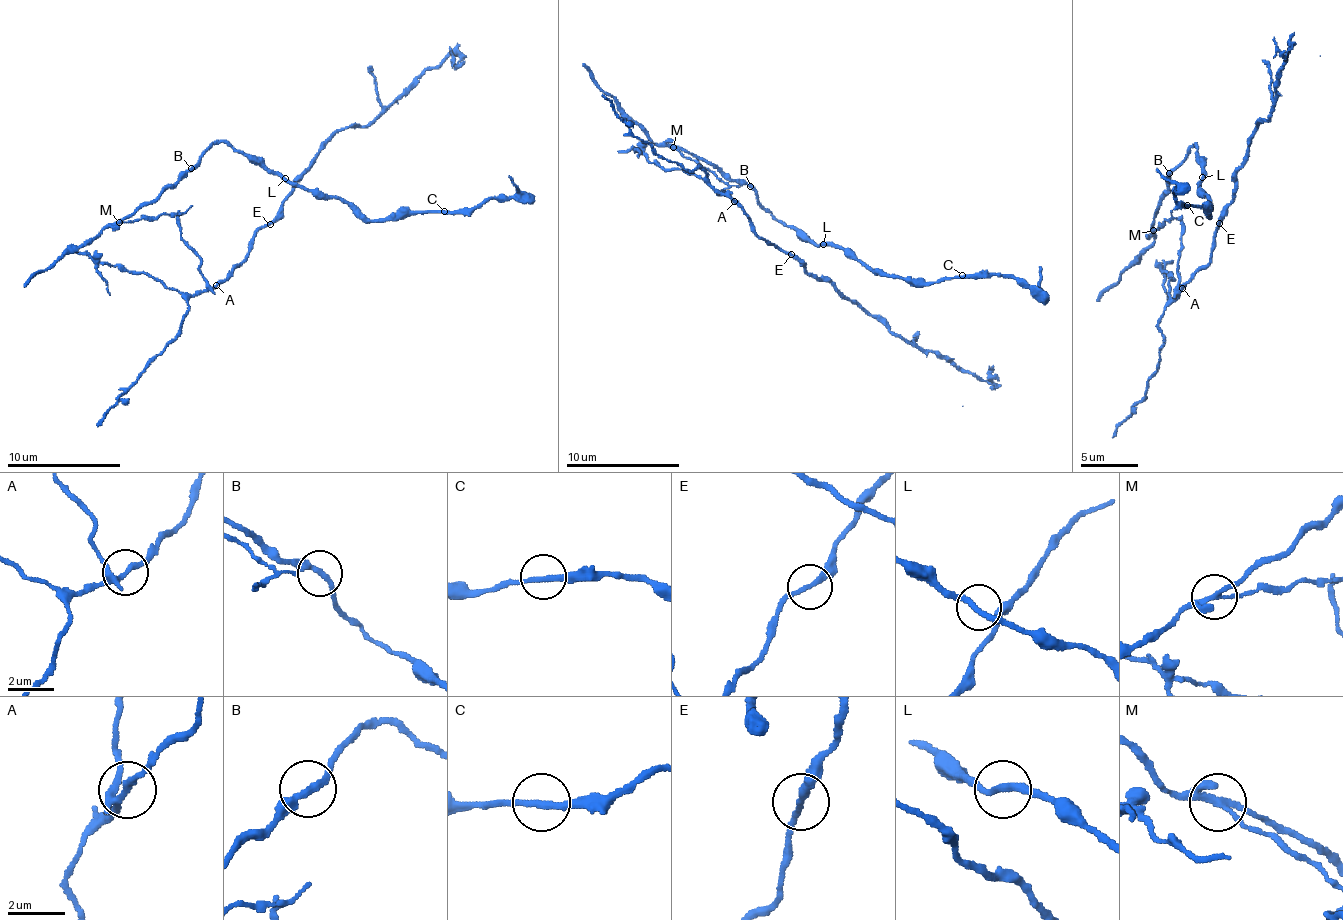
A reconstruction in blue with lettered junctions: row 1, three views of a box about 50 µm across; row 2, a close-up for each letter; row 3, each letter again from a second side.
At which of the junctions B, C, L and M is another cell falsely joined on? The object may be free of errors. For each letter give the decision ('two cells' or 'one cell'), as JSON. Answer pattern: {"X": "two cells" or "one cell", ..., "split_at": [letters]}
{"B": "one cell", "C": "one cell", "L": "one cell", "M": "two cells", "split_at": ["M"]}

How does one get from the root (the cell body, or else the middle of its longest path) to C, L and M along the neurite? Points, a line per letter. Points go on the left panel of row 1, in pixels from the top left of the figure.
C: (162, 213), (133, 216), (216, 143), (256, 157), (293, 183), (352, 203), (371, 221), (444, 211)
L: (162, 213), (136, 218), (133, 216), (195, 165), (198, 157), (216, 143), (226, 143), (256, 157), (285, 178)
M: (162, 213), (143, 216), (134, 221), (120, 221)

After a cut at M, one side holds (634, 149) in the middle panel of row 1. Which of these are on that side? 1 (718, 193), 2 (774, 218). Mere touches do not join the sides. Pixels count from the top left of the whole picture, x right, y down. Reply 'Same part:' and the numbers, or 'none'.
Same part: 1

